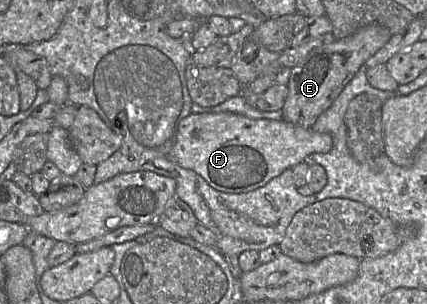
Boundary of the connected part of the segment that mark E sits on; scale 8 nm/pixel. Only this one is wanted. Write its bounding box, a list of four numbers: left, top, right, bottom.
[281,24,392,129]

